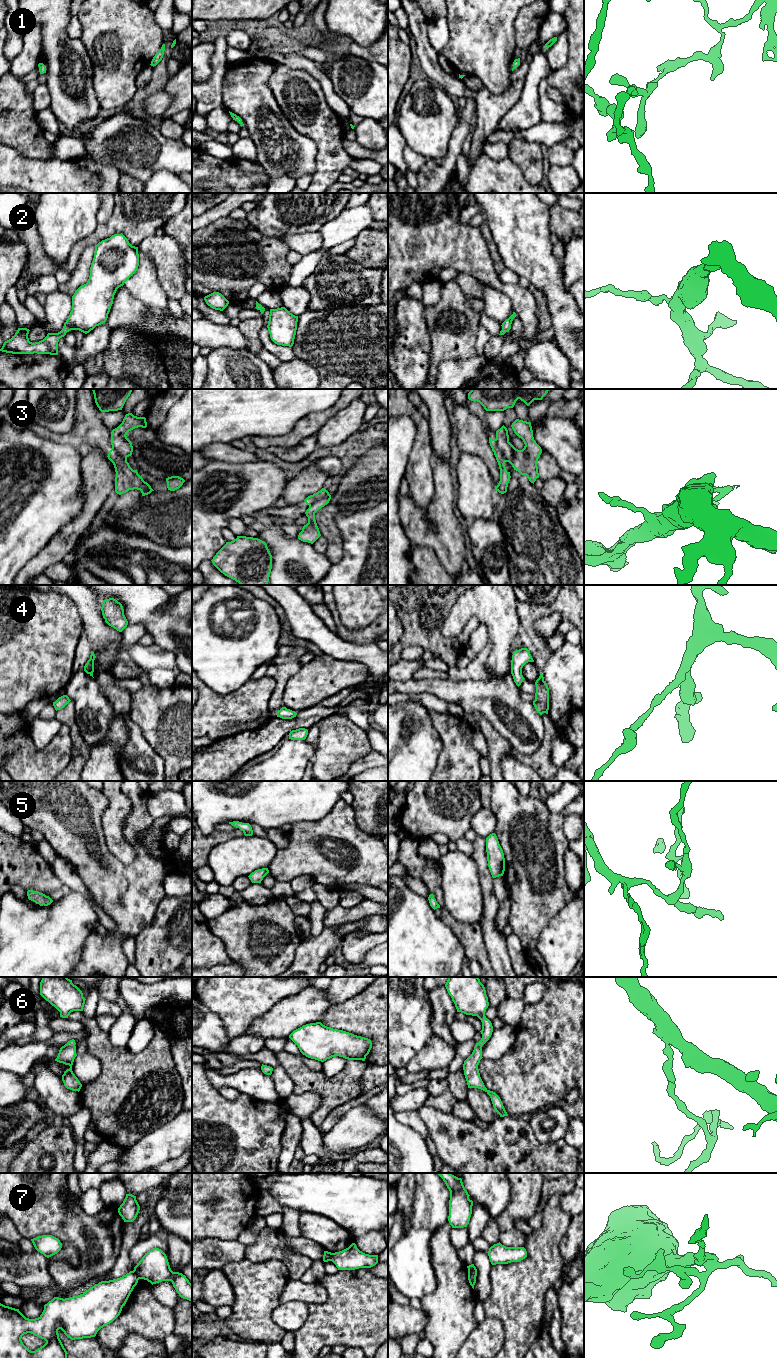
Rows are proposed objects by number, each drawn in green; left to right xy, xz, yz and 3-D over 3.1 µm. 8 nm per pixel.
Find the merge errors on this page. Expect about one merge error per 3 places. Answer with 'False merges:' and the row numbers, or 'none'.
False merges: 3, 7

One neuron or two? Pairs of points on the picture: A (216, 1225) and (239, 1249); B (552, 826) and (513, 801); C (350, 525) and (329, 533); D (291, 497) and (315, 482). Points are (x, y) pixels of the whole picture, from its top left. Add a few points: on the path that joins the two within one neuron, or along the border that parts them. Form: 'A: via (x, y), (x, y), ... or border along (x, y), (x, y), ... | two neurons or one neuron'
A: border along (207, 1237), (236, 1240) | two neurons
B: via (542, 826), (538, 826), (523, 811) | one neuron
C: border along (354, 511), (336, 515), (343, 552) | two neurons
D: via (297, 491), (309, 482) | one neuron

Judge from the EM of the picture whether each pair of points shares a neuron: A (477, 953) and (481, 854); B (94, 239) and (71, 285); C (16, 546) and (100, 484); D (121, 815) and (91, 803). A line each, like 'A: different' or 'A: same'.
A: different
B: different
C: different
D: different

